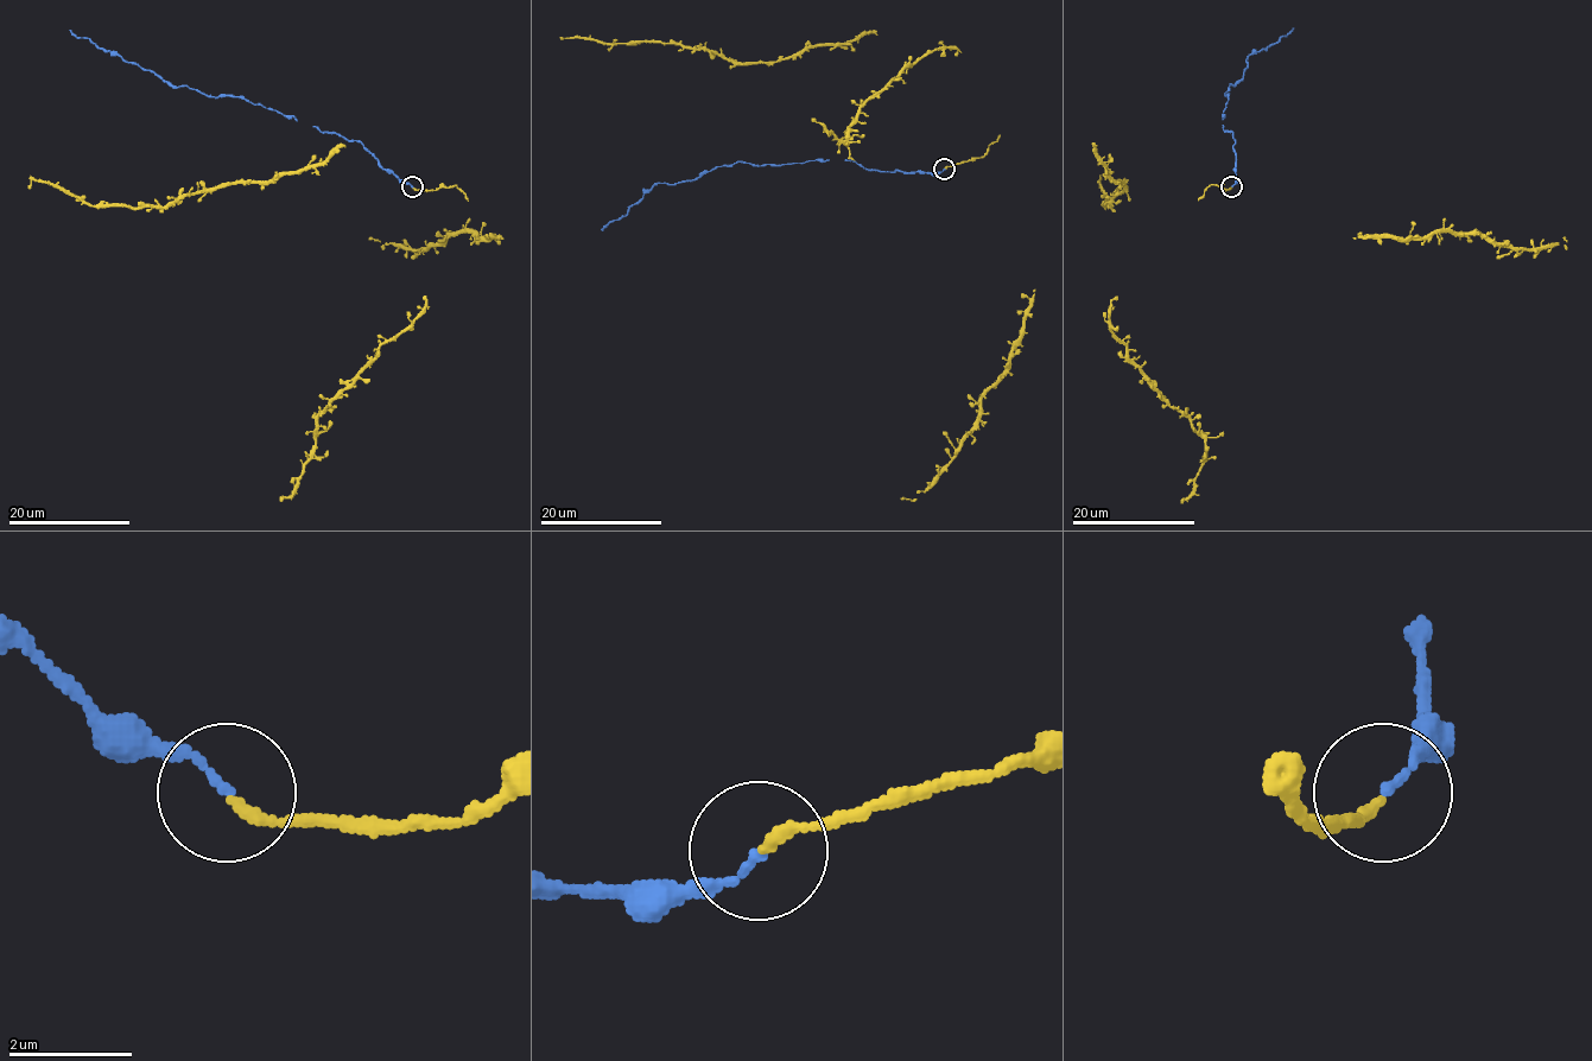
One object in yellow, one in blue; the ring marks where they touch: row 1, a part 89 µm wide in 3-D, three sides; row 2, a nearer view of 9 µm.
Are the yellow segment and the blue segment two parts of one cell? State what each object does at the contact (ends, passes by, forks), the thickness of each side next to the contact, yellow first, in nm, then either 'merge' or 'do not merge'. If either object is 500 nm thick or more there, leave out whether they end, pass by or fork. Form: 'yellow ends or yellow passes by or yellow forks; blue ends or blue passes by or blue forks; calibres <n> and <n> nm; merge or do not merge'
yellow ends; blue ends; calibres 170 and 130 nm; merge

